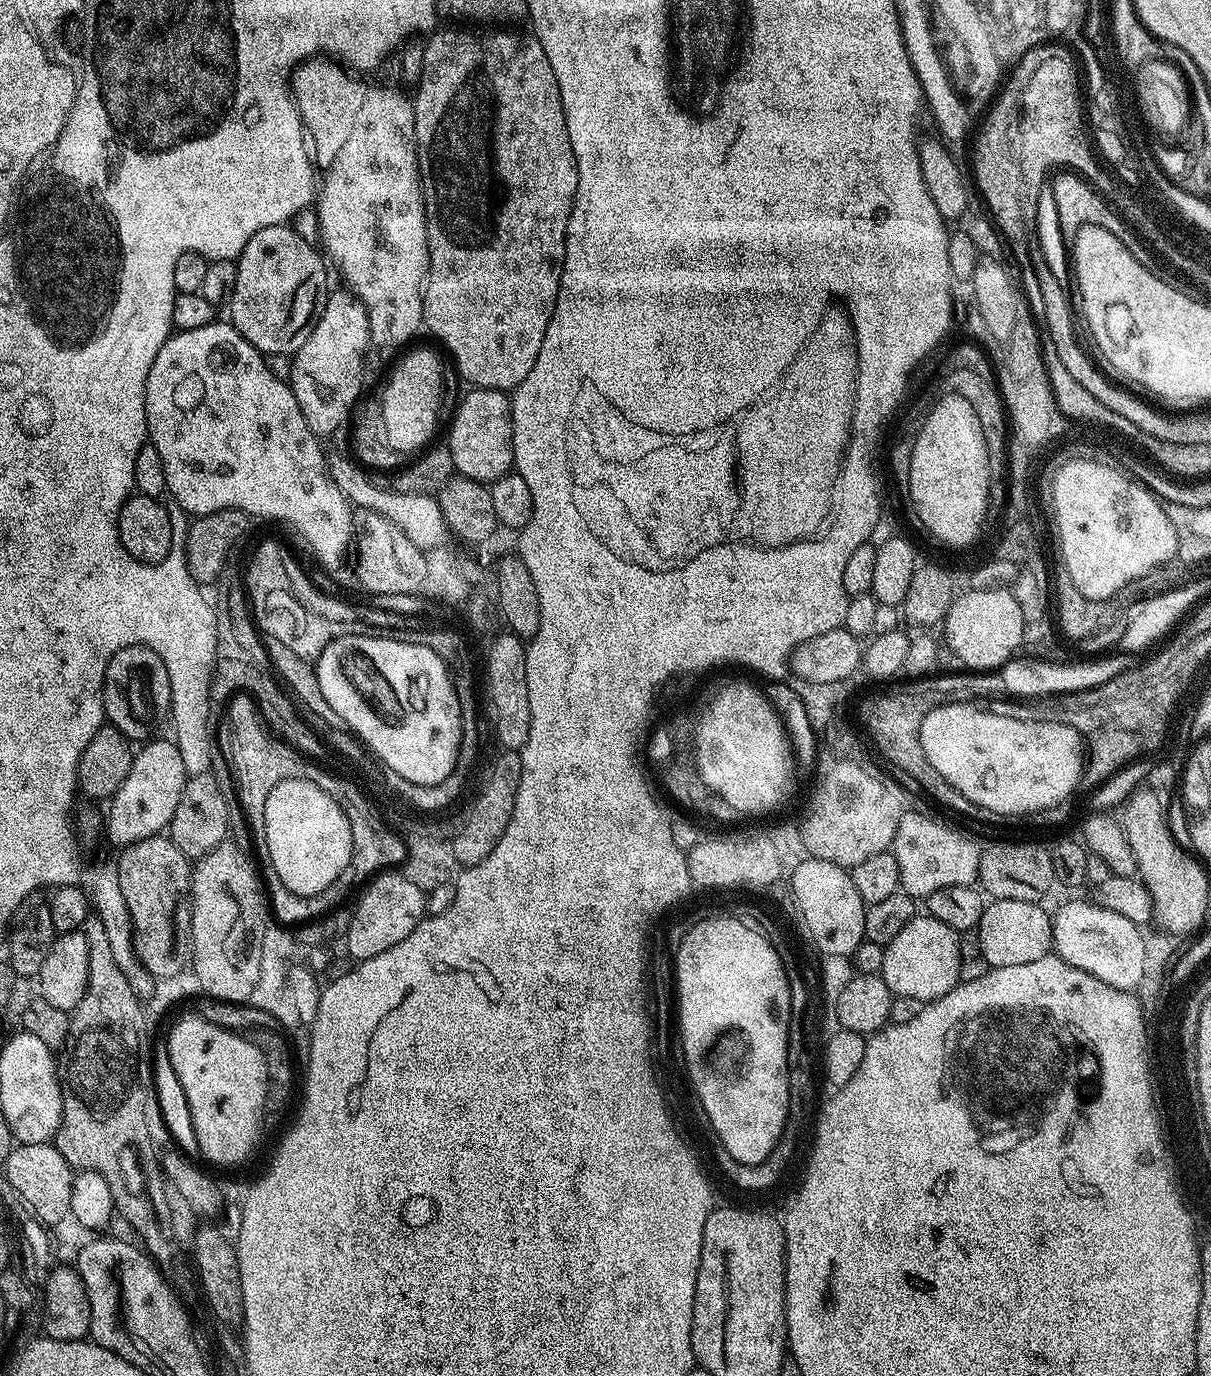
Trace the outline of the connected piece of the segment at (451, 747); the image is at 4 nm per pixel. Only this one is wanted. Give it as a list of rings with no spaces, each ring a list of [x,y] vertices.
[[[349,634],[330,642],[330,646],[322,650],[314,664],[318,686],[322,686],[326,702],[334,706],[334,714],[342,717],[373,756],[414,784],[434,786],[451,774],[460,752],[460,704],[449,667],[435,648],[407,645],[380,634],[368,635],[372,636]]]

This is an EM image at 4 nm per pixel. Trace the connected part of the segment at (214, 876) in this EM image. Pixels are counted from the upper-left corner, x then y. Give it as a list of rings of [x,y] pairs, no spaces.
[[[225,842],[219,844],[214,850],[210,850],[206,855],[199,857],[195,861],[192,868],[192,878],[190,881],[190,895],[196,899],[195,910],[195,923],[194,923],[194,939],[196,939],[196,968],[199,968],[199,975],[196,978],[199,981],[203,981],[203,995],[205,997],[213,996],[216,1000],[222,1000],[221,1002],[238,1002],[241,996],[248,993],[249,988],[252,988],[253,979],[257,974],[257,957],[259,955],[260,948],[260,934],[261,928],[264,923],[264,906],[263,903],[267,899],[266,897],[266,884],[263,879],[260,880],[256,877],[256,868],[252,865],[252,860],[239,848],[241,846],[236,842]]]

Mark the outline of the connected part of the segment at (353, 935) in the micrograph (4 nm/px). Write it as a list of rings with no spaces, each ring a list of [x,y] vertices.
[[[384,870],[367,881],[368,889],[360,896],[356,908],[351,909],[352,921],[346,937],[347,955],[356,962],[369,960],[382,950],[390,950],[394,942],[402,942],[426,916],[426,892],[419,884],[410,882],[403,871]]]

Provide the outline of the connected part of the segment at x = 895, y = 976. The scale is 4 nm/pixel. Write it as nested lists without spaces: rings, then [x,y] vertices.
[[[918,914],[900,933],[894,942],[884,949],[884,961],[880,975],[893,996],[918,998],[925,1002],[937,1000],[955,988],[959,981],[960,937],[950,926],[938,922],[938,918]]]

